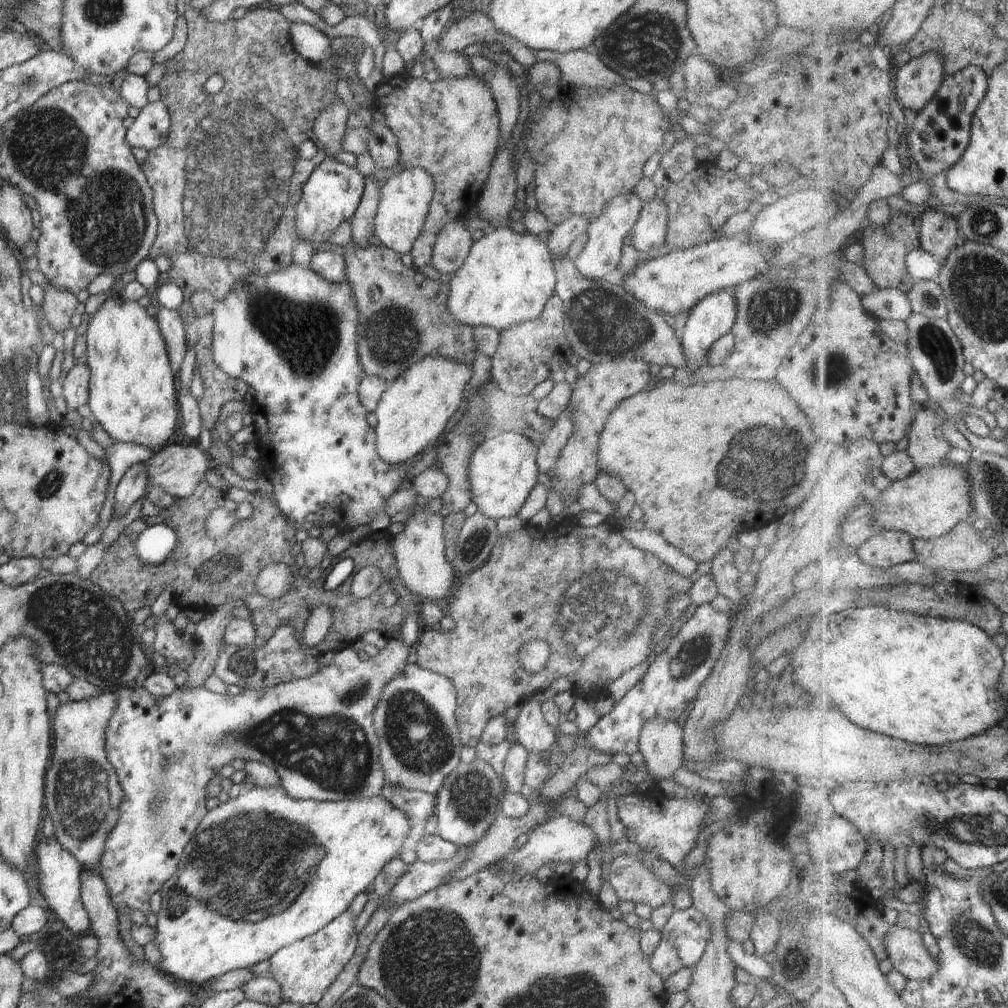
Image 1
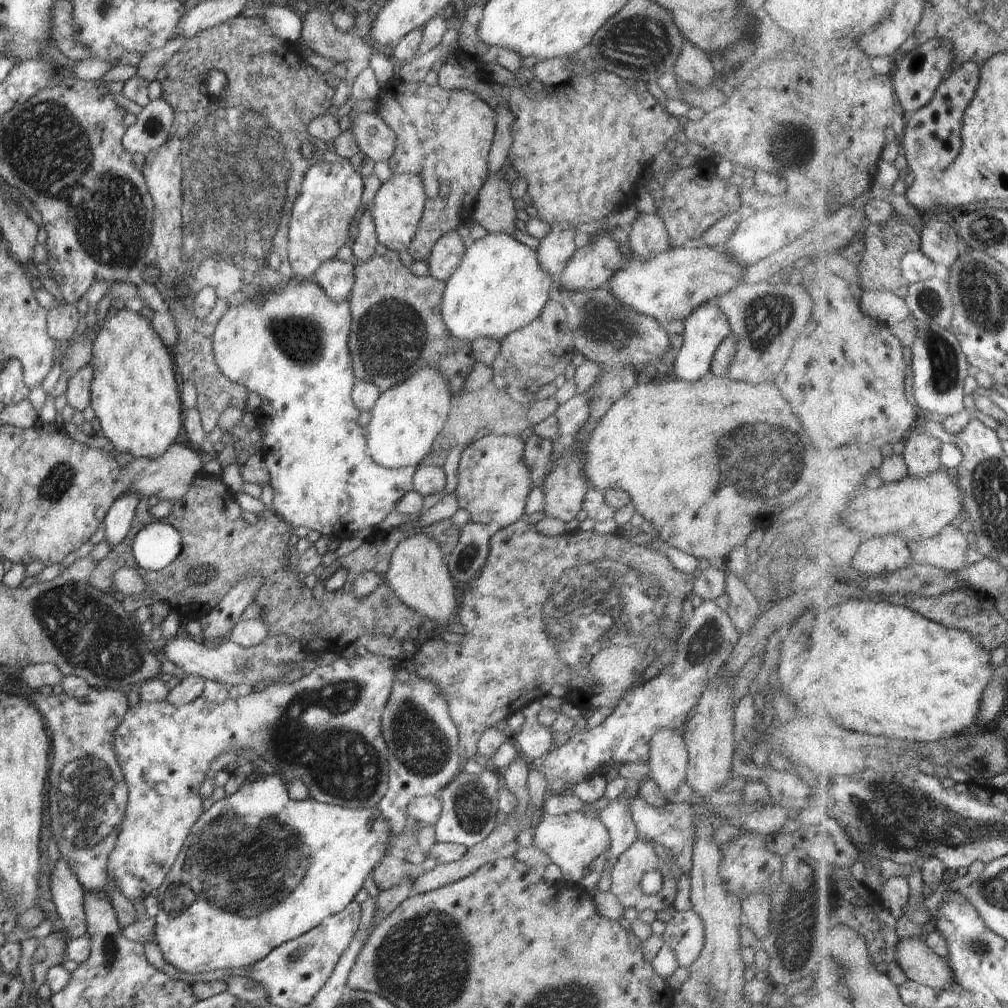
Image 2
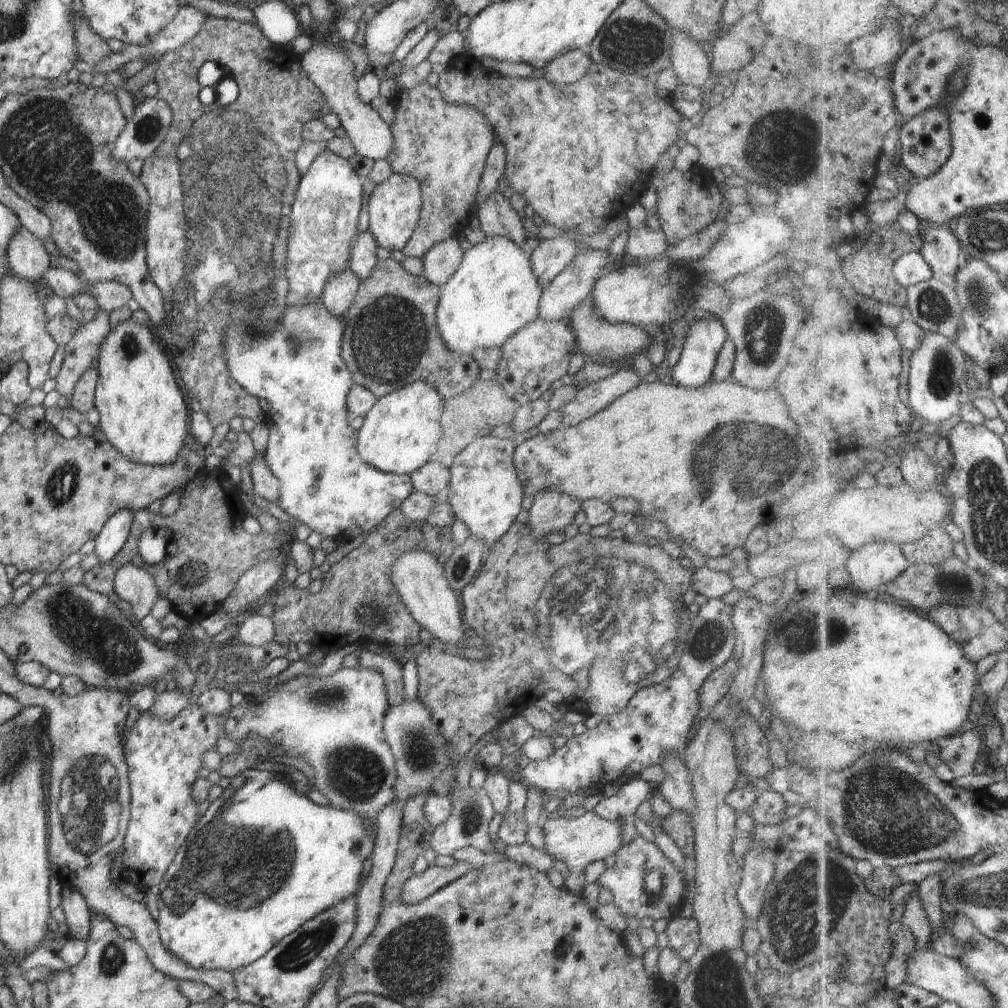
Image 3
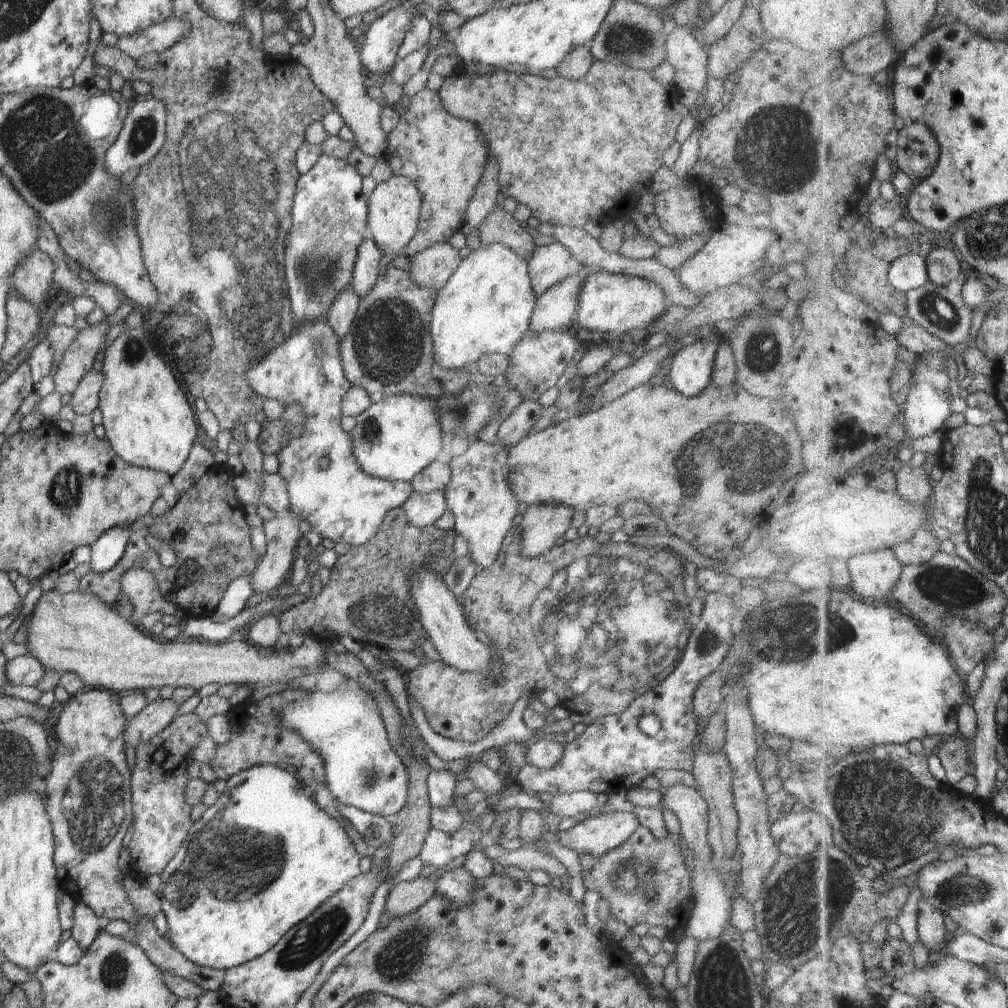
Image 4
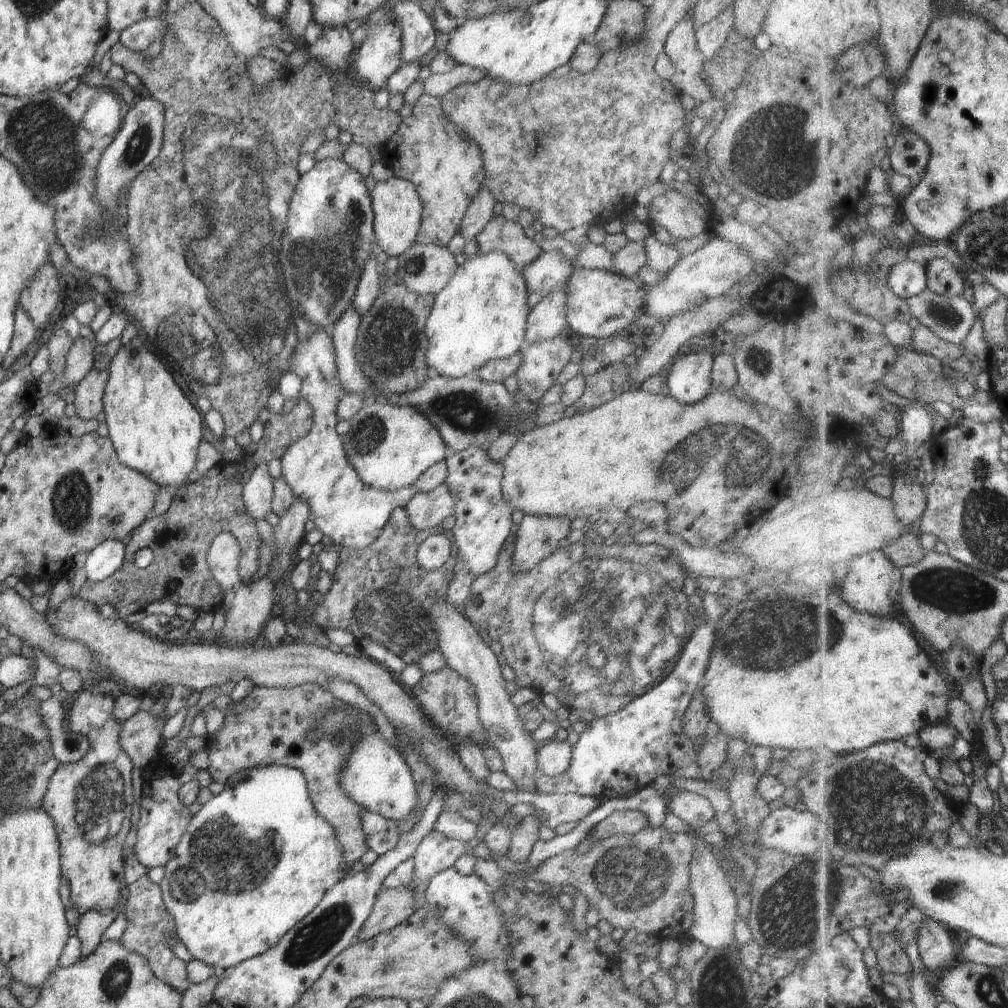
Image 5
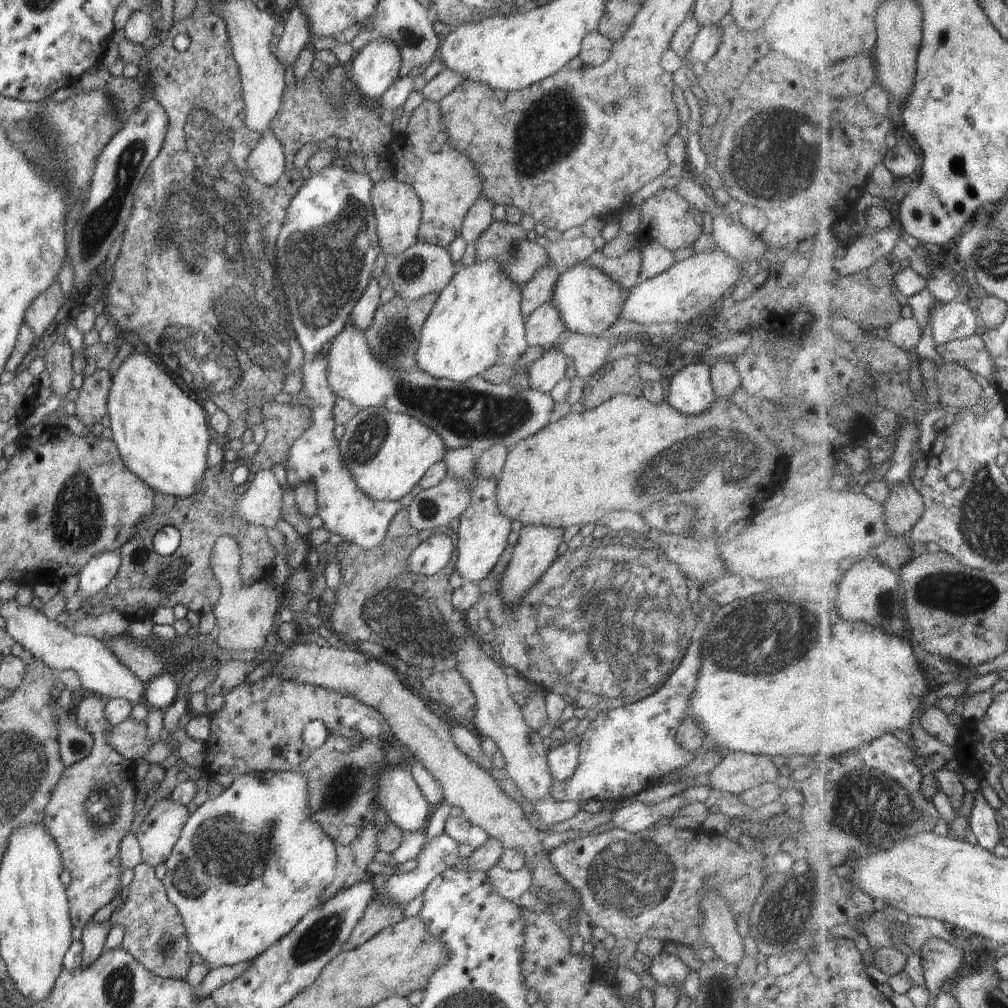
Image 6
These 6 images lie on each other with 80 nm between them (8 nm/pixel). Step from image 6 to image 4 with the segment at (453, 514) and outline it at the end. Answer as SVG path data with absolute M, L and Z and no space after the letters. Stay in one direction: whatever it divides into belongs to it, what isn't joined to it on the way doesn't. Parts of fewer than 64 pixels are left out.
M444 491L415 493L403 505L405 516L416 528L435 525L438 518L447 510Z

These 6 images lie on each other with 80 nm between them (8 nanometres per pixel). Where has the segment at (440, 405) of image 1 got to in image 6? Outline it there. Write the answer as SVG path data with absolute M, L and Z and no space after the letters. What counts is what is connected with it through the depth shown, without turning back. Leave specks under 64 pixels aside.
M369 407L359 411L346 424L346 432L338 441L338 448L340 448L342 464L350 472L358 490L376 502L396 502L396 500L402 500L404 496L411 496L419 489L419 483L424 474L434 464L443 461L447 450L442 438L434 430L422 422L418 422L416 418L408 416L408 414L388 412L388 410L378 407Z

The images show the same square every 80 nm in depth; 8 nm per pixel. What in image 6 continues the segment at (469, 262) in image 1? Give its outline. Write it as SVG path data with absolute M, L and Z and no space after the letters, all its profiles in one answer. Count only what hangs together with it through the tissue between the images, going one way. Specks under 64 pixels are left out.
M484 260L484 262L475 262L472 266L468 266L468 268L462 268L462 270L453 275L448 286L439 293L438 300L432 313L424 322L424 327L420 334L420 348L418 348L418 352L416 352L417 367L425 374L434 378L449 379L458 383L468 382L470 378L484 374L488 368L492 368L492 366L496 366L496 364L506 367L510 366L510 368L523 368L520 364L520 358L526 352L529 345L525 336L526 319L522 316L522 312L520 312L520 300L520 289L516 284L514 284L514 282L512 282L512 280L510 280L510 278L508 278L508 274L500 268L498 262L494 262L494 260Z

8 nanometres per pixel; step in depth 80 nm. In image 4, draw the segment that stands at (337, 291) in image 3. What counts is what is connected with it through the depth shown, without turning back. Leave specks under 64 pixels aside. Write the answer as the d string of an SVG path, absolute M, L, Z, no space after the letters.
M351 285L344 288L342 292L338 292L336 300L332 302L332 306L328 310L327 324L334 330L334 334L338 338L338 344L351 339L349 335L352 336L358 304L359 298Z

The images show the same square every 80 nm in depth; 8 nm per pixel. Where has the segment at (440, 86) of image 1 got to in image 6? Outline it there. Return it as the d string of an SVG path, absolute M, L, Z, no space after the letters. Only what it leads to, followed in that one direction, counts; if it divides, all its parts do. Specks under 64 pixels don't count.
M424 100L412 112L406 130L390 139L386 154L388 160L393 161L393 178L412 186L420 200L421 220L417 241L447 249L461 236L466 214L481 196L483 179L468 156L450 148L439 104Z

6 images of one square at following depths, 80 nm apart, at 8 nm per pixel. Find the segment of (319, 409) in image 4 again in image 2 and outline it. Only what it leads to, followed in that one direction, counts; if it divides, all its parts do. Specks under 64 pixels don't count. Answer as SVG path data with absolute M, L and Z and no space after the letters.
M291 278L286 282L286 286L272 290L272 292L264 292L260 294L258 302L244 302L238 306L230 306L224 316L218 320L213 341L213 354L216 358L216 365L221 369L222 374L226 376L232 383L238 384L241 388L254 392L260 396L262 406L256 409L256 423L260 423L264 430L264 440L260 452L264 458L264 463L270 474L270 485L274 490L273 512L275 512L283 521L288 523L292 528L305 526L309 531L314 530L321 535L329 535L337 539L344 540L348 536L356 534L366 528L372 528L380 524L390 513L396 508L396 502L410 491L413 491L412 478L416 472L415 466L408 468L398 468L398 470L382 468L374 463L374 460L366 454L366 427L358 425L358 417L361 412L354 406L352 402L352 390L357 382L352 366L350 364L350 350L348 350L348 334L350 334L351 314L349 310L349 300L344 302L332 302L326 292L314 281L304 280L298 282Z

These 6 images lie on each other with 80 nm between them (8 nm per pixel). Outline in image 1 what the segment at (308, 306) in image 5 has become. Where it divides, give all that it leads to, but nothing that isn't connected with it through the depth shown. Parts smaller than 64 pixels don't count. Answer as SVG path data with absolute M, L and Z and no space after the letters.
M327 156L319 166L314 168L311 176L304 184L300 201L296 206L294 226L298 240L310 241L314 244L330 242L334 231L343 223L354 217L364 192L365 178L356 168L338 162L336 158Z

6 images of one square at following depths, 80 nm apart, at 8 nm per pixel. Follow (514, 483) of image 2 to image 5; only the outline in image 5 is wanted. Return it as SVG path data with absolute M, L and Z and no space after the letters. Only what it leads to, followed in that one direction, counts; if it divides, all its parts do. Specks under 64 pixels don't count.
M468 446L448 457L445 464L448 470L445 484L454 496L456 524L452 530L459 556L468 574L478 578L496 566L500 550L511 535L513 512L508 502L504 502L502 498L502 463L492 462L486 450L478 446Z

